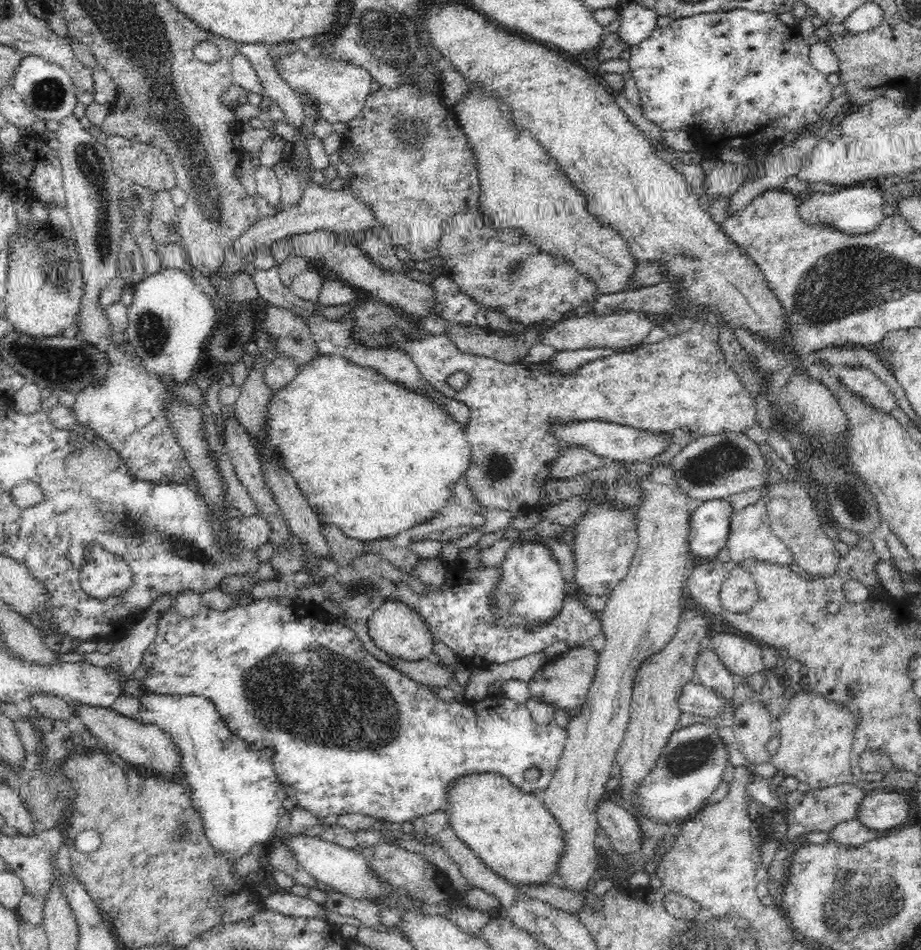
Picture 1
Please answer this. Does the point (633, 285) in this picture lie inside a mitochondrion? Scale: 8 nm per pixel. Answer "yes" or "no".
no

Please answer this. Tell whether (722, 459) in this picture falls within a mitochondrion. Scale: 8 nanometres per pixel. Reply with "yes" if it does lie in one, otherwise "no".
yes

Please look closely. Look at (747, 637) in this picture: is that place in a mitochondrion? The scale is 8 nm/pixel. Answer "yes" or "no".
no

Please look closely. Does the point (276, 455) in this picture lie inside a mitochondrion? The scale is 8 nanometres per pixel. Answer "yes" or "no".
no

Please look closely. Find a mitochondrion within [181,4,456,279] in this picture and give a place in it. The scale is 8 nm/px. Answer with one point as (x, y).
(388, 41)

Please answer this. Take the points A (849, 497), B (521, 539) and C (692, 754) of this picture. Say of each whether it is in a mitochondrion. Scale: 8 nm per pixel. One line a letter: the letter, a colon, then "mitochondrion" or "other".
A: mitochondrion
B: other
C: mitochondrion

